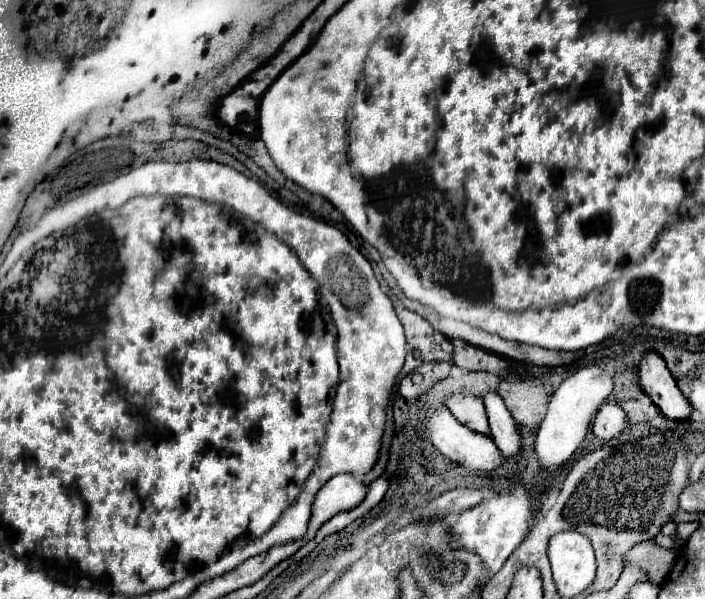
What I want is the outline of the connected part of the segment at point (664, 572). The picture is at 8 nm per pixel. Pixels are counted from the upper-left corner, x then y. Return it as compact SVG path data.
M654 540L640 542L640 546L634 546L626 554L626 564L638 562L638 566L644 566L644 570L650 576L650 582L664 582L674 566L674 560L676 550L662 548Z

